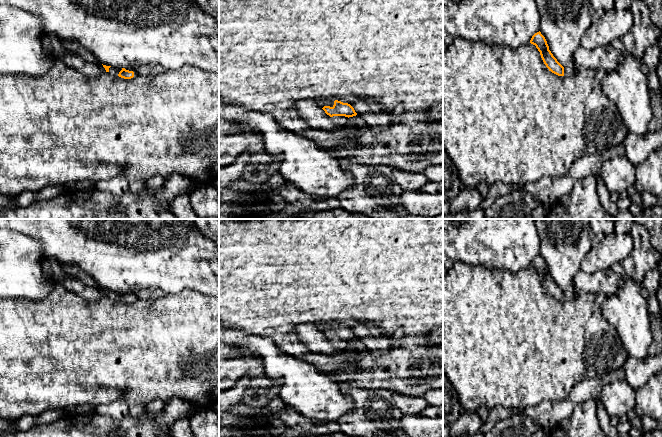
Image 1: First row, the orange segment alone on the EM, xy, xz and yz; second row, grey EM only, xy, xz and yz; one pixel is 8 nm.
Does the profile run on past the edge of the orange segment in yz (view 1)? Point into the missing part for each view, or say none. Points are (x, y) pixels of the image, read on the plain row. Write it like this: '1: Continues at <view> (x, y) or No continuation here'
1: Continues at yz (568, 293)

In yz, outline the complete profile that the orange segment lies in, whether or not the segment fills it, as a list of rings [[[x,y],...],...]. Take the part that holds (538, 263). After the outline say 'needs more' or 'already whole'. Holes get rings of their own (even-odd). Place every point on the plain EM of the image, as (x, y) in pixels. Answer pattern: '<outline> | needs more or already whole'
[[[540,255],[532,260],[530,267],[536,270],[544,288],[552,297],[558,300],[569,300],[574,296],[574,285],[572,284],[563,291],[549,274],[547,265]]] | needs more

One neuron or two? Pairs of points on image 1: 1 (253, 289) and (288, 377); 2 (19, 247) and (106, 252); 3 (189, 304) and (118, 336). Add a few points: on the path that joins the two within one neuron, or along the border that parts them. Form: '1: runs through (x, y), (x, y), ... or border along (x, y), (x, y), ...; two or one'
1: border along (254, 334), (267, 337), (285, 353), (296, 356); two
2: border along (24, 233), (40, 243), (46, 256); two
3: runs through (171, 322), (157, 336), (136, 336); one

